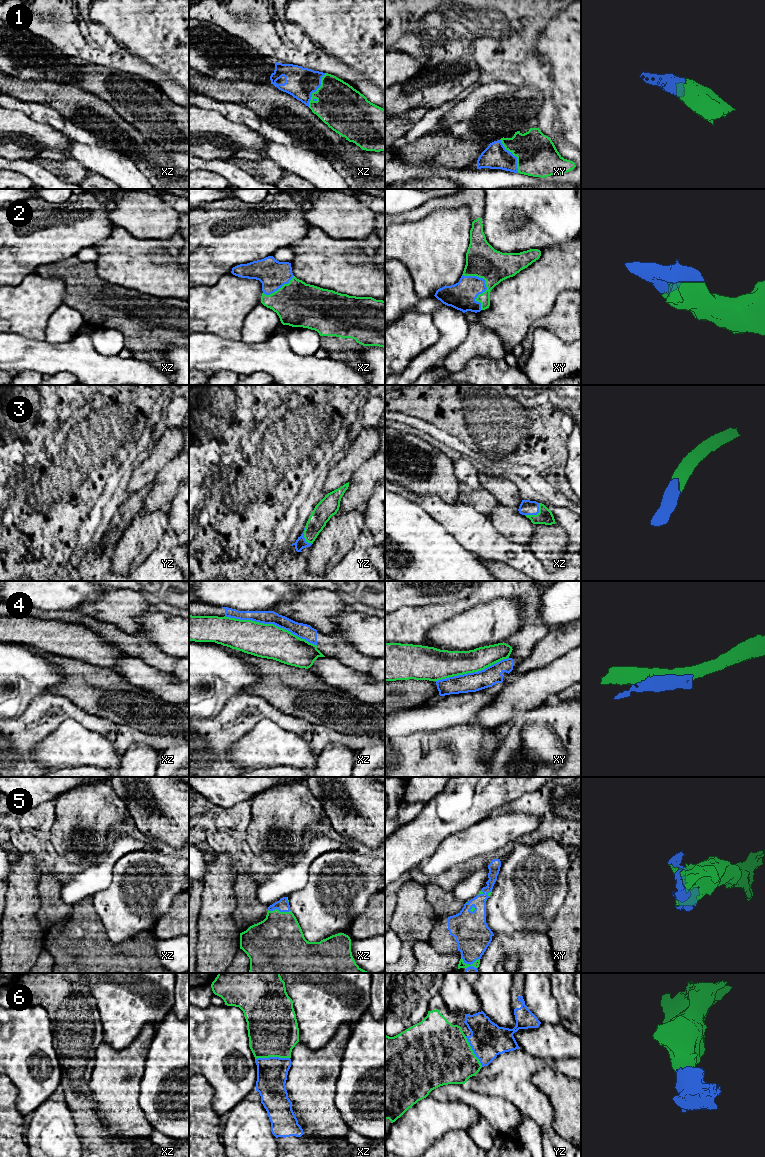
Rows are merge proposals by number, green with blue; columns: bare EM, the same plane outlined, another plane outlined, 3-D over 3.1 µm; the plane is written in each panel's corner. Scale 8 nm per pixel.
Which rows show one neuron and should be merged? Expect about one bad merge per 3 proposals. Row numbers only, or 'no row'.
1, 2, 3, 5, 6

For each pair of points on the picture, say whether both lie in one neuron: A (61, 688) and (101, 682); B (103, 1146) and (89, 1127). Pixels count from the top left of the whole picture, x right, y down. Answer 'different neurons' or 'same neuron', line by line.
A: same neuron
B: same neuron

